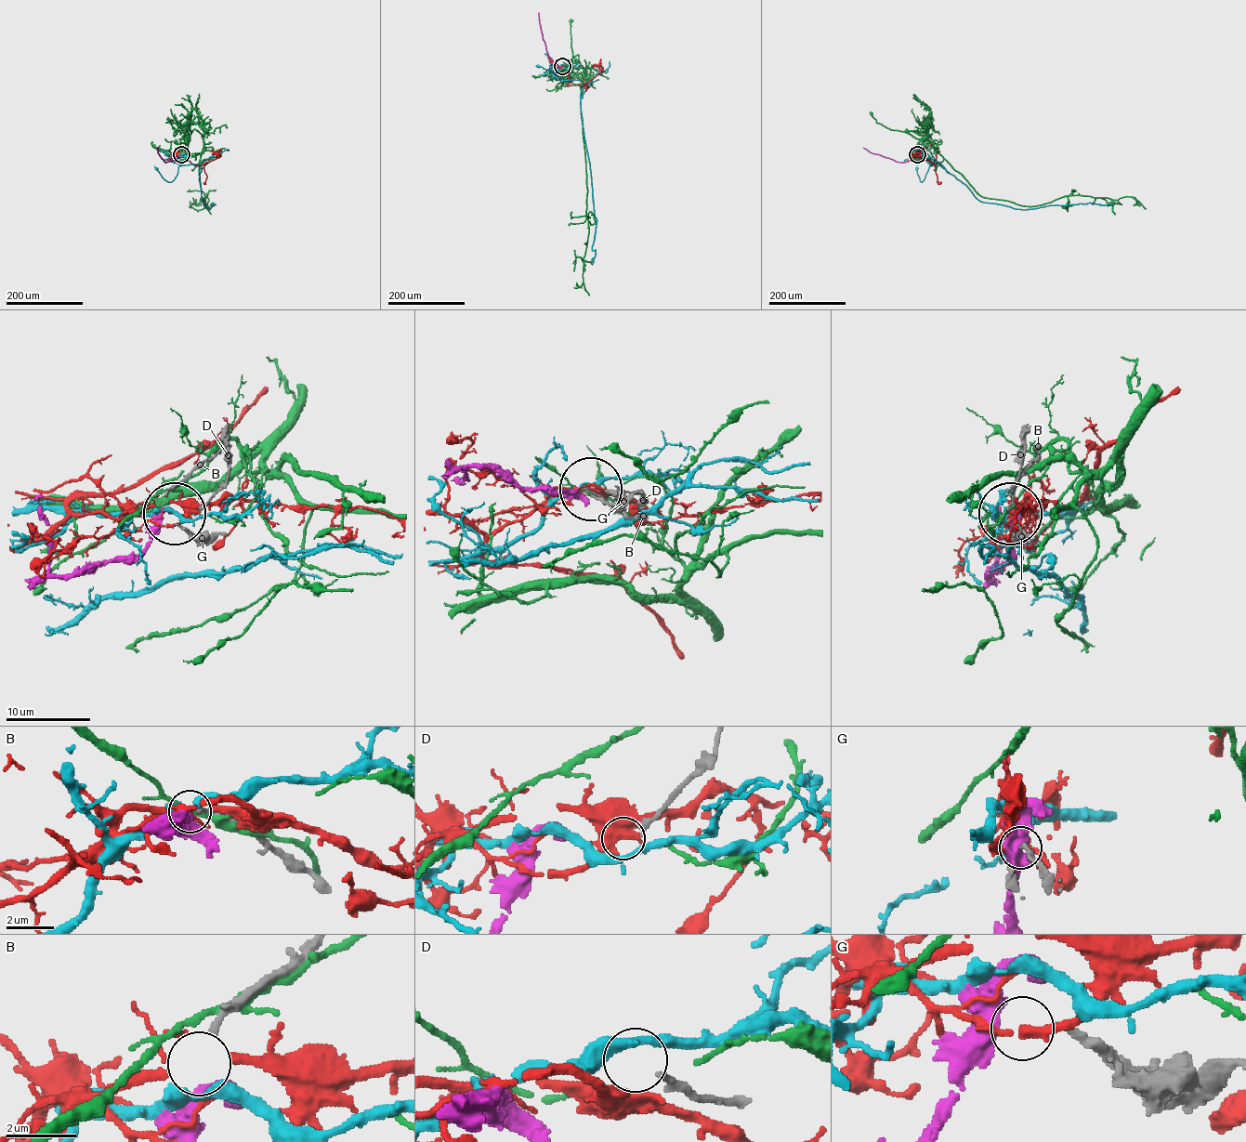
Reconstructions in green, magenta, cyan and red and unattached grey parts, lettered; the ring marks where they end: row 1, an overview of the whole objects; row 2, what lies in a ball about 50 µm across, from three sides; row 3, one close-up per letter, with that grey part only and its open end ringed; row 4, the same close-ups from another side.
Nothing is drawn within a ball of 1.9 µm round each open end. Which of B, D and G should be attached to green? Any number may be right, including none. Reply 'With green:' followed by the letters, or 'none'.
With green: none

